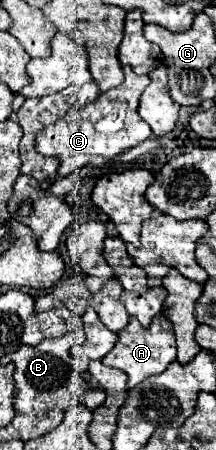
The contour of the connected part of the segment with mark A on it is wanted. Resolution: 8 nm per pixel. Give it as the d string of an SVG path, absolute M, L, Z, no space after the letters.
M156 315L148 327L142 327L136 317L130 317L130 323L118 333L118 337L120 339L112 347L112 351L102 359L102 363L128 373L128 389L136 387L150 375L162 373L168 363L176 359L176 335L172 329L172 321L168 321L168 317L164 315Z

